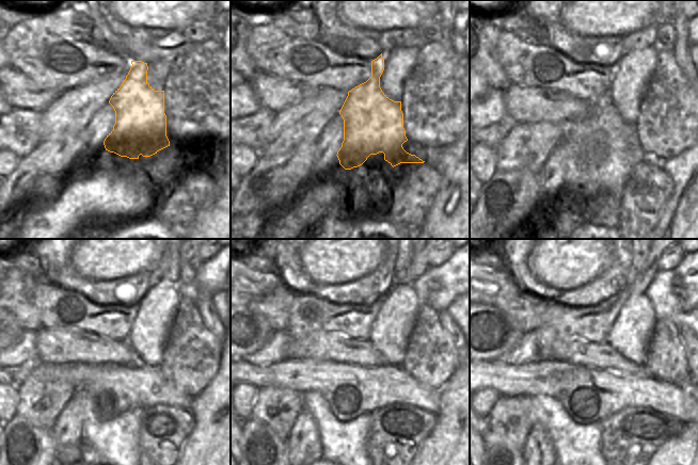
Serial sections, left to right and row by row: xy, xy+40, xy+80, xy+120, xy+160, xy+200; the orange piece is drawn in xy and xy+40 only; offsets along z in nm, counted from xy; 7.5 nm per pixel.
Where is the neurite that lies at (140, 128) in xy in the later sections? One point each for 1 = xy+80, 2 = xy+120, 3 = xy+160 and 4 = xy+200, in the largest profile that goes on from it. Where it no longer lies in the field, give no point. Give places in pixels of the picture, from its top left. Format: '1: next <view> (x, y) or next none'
1: next xy+80 (603, 130)
2: next xy+120 (113, 389)
3: next xy+160 (350, 391)
4: next xy+200 (588, 395)

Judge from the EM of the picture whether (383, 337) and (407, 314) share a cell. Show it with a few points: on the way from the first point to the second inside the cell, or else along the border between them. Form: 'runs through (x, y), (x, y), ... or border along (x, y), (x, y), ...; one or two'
runs through (389, 332), (401, 319); one

